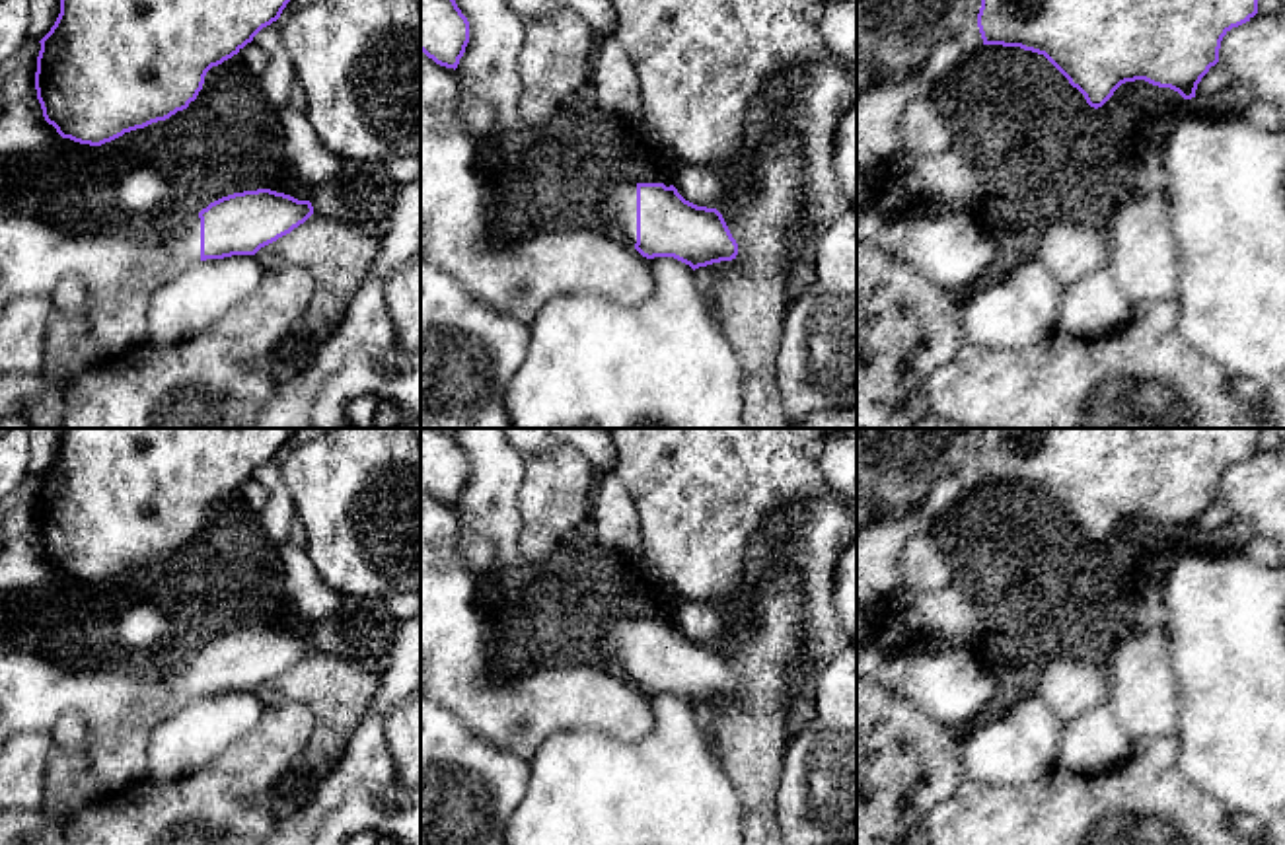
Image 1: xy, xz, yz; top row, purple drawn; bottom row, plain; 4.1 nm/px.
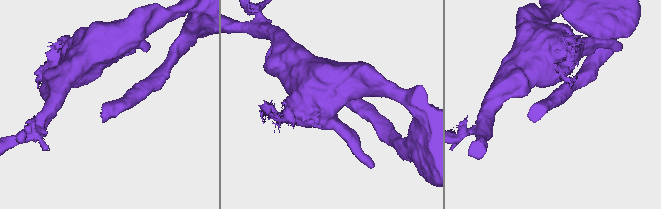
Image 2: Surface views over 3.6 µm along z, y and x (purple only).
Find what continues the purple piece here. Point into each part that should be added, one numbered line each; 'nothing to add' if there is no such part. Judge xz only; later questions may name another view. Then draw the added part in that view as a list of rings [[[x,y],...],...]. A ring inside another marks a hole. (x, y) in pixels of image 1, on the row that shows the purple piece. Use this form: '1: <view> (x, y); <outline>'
1: xz (620, 203); [[[637,183],[609,187],[602,199],[602,214],[627,245],[637,243]]]

